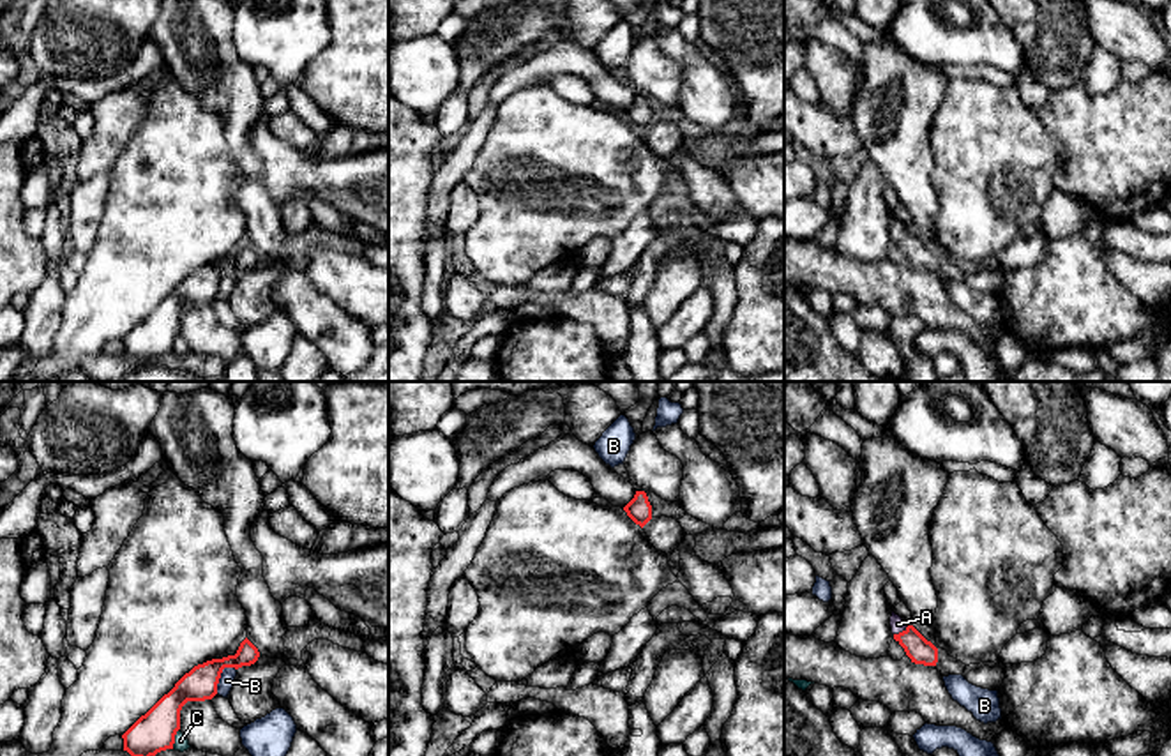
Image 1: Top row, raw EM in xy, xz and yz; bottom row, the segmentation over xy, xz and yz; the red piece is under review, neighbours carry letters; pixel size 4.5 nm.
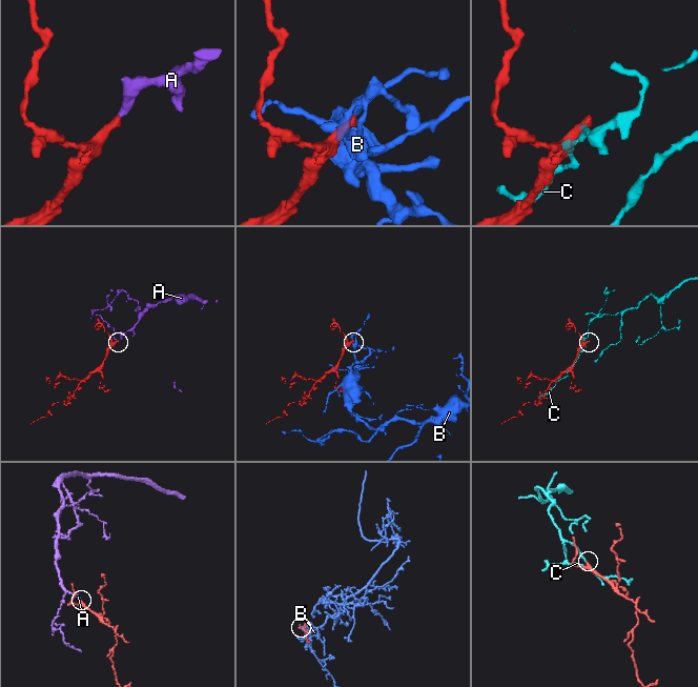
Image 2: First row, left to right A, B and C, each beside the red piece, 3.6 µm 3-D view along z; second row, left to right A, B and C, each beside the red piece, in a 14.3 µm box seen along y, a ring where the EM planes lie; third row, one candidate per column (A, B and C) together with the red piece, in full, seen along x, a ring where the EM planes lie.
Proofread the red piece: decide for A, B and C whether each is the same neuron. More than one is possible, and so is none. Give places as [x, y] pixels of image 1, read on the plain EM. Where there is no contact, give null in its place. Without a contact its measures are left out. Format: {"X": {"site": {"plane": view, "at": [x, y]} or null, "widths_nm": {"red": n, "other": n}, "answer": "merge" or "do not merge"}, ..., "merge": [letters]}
{"A": {"site": {"plane": "yz", "at": [903, 235]}, "widths_nm": {"red": 120, "other": 70}, "answer": "merge"}, "B": {"site": {"plane": "xy", "at": [219, 281]}, "widths_nm": {"red": 150, "other": 70}, "answer": "do not merge"}, "C": {"site": {"plane": "xy", "at": [173, 343]}, "widths_nm": {"red": 190, "other": 70}, "answer": "do not merge"}, "merge": ["A"]}

